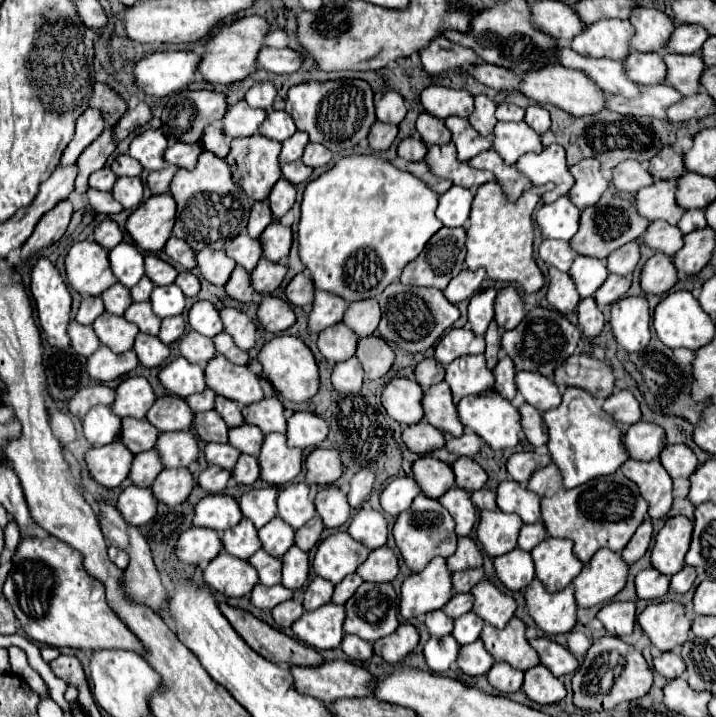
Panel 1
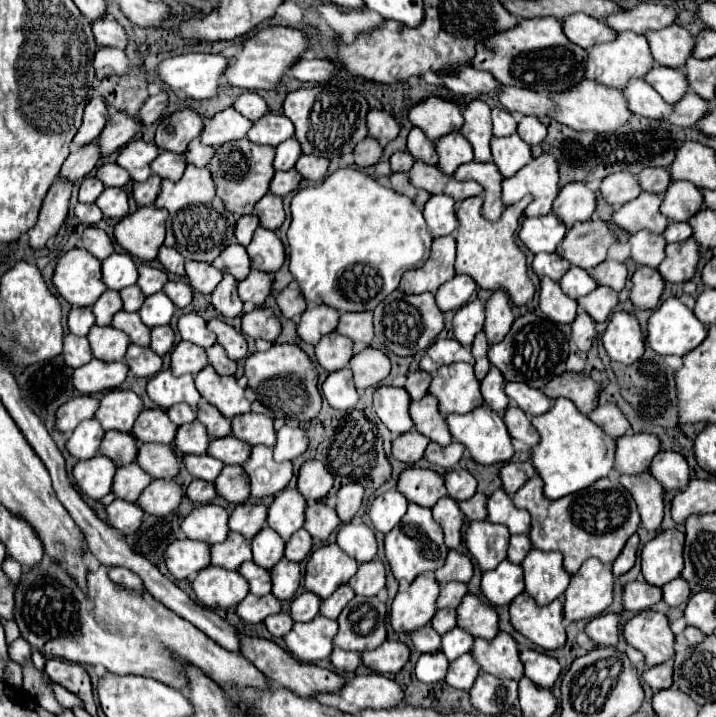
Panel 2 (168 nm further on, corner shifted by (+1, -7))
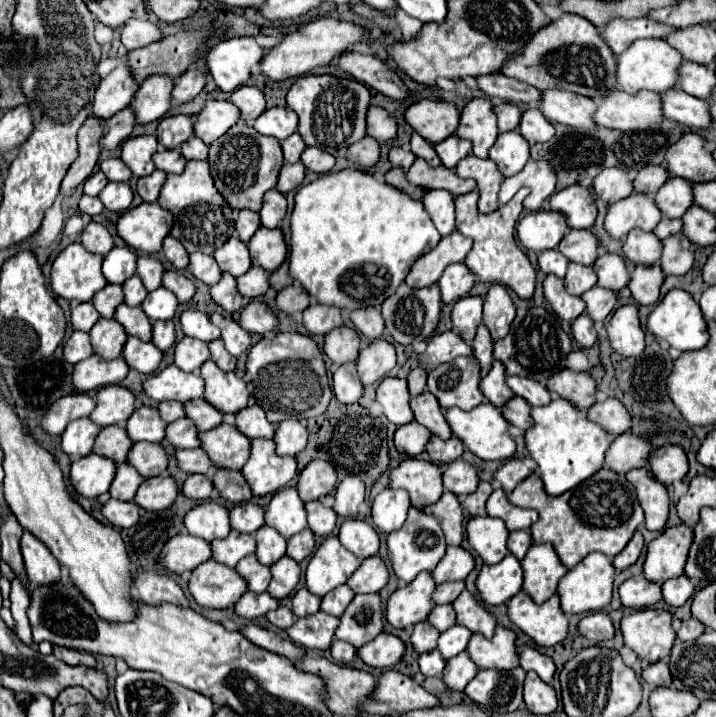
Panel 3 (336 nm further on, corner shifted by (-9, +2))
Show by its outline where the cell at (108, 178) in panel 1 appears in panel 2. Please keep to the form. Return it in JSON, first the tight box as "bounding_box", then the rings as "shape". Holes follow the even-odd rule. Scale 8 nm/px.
{"bounding_box":[78,176,104,202],"shape":[[[86,176],[86,178],[82,180],[80,196],[78,196],[78,198],[80,198],[82,202],[96,202],[102,192],[104,192],[104,184],[102,184],[98,178],[94,178],[94,176]]]}

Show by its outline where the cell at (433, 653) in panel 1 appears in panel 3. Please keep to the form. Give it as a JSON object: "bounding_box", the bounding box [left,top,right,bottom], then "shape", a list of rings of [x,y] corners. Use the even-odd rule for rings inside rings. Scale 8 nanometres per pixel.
{"bounding_box":[420,649,446,677],"shape":[[[438,649],[420,655],[420,671],[426,677],[438,677],[444,671],[444,665],[446,665],[446,661],[440,657]]]}

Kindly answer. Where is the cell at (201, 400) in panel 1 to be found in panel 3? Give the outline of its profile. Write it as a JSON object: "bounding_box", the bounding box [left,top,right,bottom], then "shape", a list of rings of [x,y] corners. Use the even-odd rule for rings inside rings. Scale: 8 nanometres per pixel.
{"bounding_box":[158,401,184,423],"shape":[[[162,401],[158,405],[158,411],[160,411],[160,419],[166,423],[172,423],[172,421],[184,417],[184,407],[178,401]]]}

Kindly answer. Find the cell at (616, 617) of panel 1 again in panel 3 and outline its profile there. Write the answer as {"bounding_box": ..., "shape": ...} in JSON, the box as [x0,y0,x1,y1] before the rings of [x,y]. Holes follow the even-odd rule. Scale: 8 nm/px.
{"bounding_box":[578,613,614,643],"shape":[[[592,613],[592,615],[586,615],[580,619],[578,633],[594,643],[600,643],[600,641],[614,637],[614,627],[606,613]]]}

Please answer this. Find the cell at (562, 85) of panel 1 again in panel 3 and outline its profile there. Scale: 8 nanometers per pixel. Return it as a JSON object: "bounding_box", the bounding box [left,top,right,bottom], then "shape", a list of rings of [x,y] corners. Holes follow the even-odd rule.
{"bounding_box":[594,89,664,131],"shape":[[[614,89],[602,99],[594,121],[618,131],[644,131],[664,119],[662,99],[658,93],[624,93]]]}

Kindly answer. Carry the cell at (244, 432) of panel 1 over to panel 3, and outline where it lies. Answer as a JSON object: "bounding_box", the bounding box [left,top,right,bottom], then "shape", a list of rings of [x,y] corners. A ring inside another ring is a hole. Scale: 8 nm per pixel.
{"bounding_box":[198,423,250,469],"shape":[[[228,423],[198,433],[198,439],[216,469],[240,469],[250,453],[250,439]]]}

